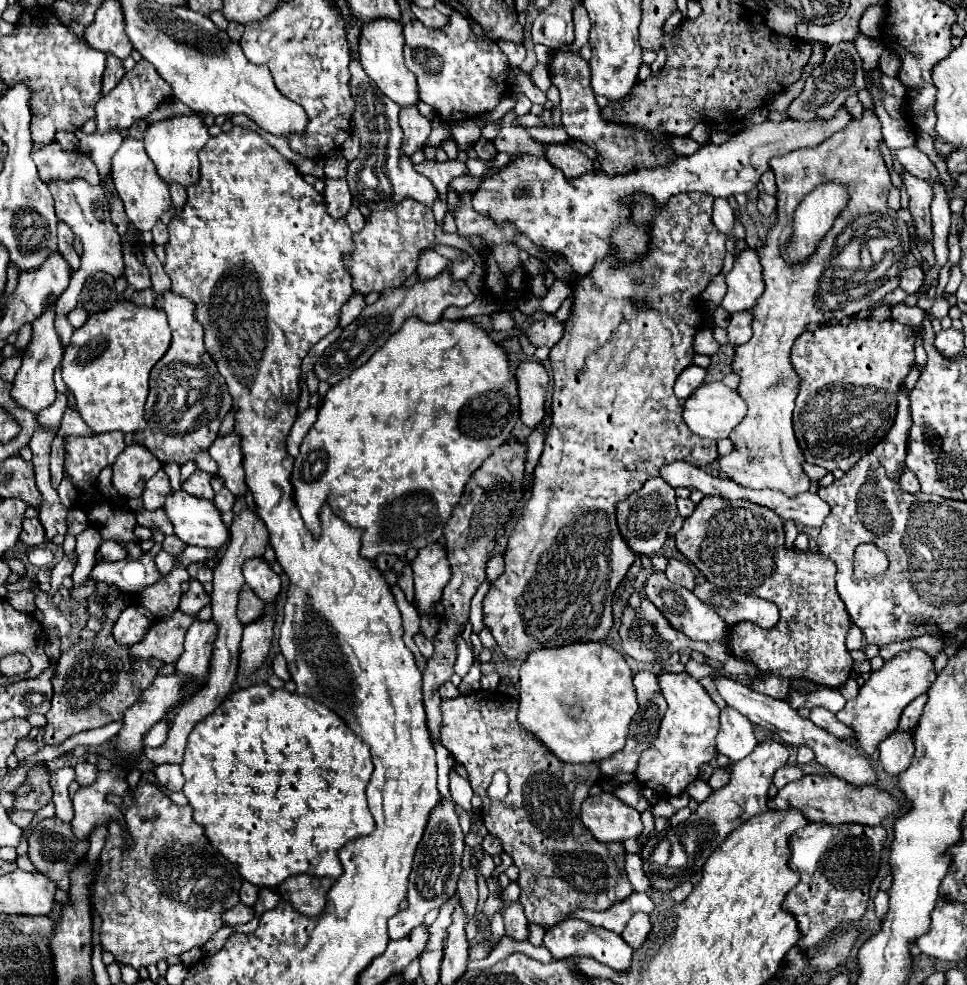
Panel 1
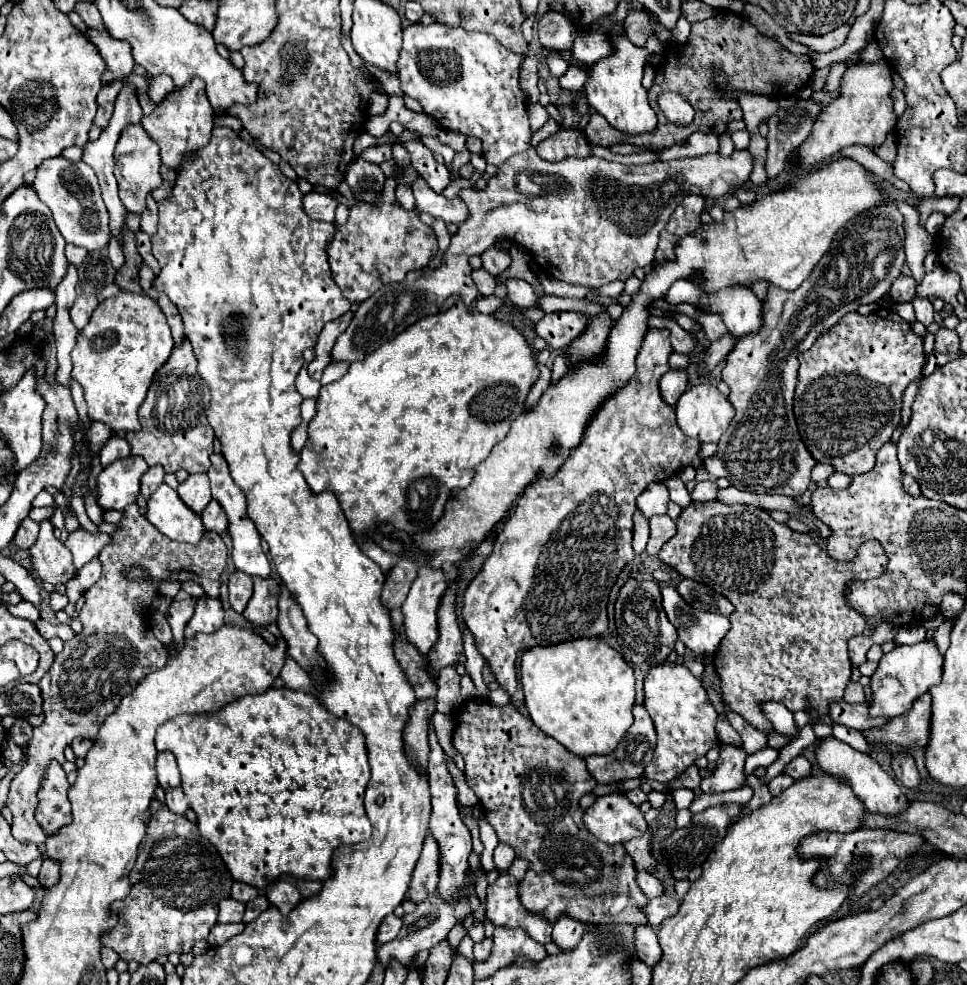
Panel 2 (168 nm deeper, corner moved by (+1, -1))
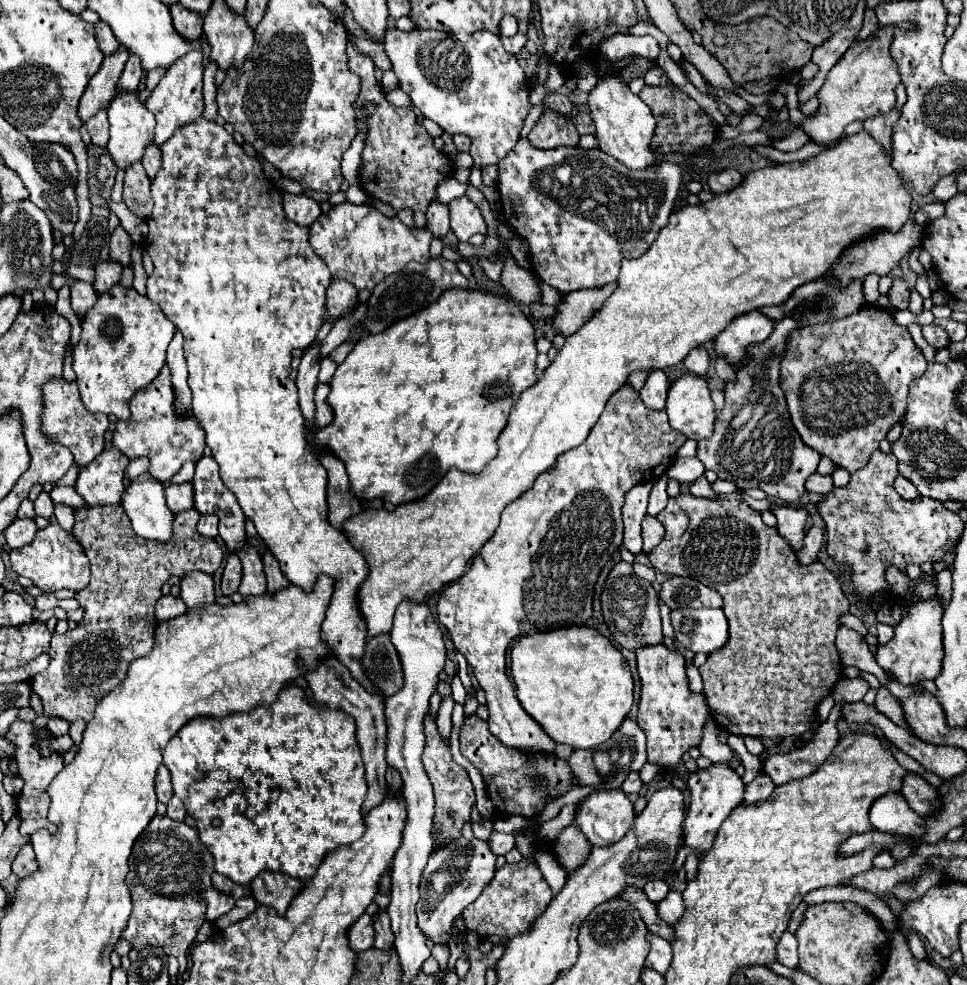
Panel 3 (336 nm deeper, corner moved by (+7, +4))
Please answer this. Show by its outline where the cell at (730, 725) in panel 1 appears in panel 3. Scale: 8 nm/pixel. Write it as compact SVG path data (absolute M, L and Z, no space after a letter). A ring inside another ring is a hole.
M715 762L709 768L689 774L687 788L691 792L691 808L683 822L683 842L699 850L701 854L705 854L711 848L721 822L731 814L735 806L743 802L745 784L743 784L743 778L727 762Z

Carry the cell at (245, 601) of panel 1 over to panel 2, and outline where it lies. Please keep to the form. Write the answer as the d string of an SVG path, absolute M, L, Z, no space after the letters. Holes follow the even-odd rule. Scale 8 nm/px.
M233 571L229 577L229 603L231 607L241 613L247 605L247 601L253 595L253 579L249 575L243 575L243 571Z

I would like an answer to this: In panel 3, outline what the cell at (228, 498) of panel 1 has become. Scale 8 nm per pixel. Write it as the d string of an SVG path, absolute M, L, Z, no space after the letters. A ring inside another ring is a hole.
M201 514L201 520L199 520L199 524L197 524L197 530L199 530L203 536L217 538L217 524L219 524L219 518L215 518L213 514Z

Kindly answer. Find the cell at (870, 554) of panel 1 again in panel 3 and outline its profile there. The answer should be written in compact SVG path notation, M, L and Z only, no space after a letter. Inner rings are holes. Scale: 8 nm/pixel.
M677 496L677 498L671 498L669 504L665 506L665 510L661 514L657 514L657 518L663 522L665 526L665 538L659 546L655 546L647 558L651 562L651 566L657 570L657 572L663 572L663 574L669 574L669 576L687 576L687 578L695 578L699 582L703 582L705 586L717 590L721 596L723 596L723 612L727 616L727 622L729 622L729 640L723 648L715 650L709 654L707 662L699 668L701 676L703 676L703 692L707 694L707 704L711 708L711 714L717 722L717 726L721 730L727 730L731 734L739 734L739 736L769 736L769 738L785 738L785 736L801 736L805 734L815 716L817 716L817 708L821 704L823 698L827 698L831 694L831 690L835 688L837 680L841 678L843 674L843 666L841 666L841 660L839 660L839 654L837 654L837 648L835 648L835 634L841 626L839 618L843 614L849 612L849 606L851 602L847 600L847 596L843 594L837 578L821 564L821 562L813 562L813 564L799 564L797 560L797 554L793 552L791 544L777 532L777 528L771 528L767 526L763 520L761 520L761 514L757 510L753 510L747 502L743 500L737 500L737 498L719 498L719 500L709 500L709 498L697 498L697 496Z

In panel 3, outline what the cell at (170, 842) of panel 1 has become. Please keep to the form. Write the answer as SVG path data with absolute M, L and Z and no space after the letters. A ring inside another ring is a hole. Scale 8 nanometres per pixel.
M155 814L149 826L135 840L133 854L129 856L125 882L131 890L133 912L121 938L135 950L143 950L147 946L187 950L205 922L207 902L201 898L201 892L211 888L213 874L213 856L201 842L197 828L191 828L185 822L175 822L169 816Z

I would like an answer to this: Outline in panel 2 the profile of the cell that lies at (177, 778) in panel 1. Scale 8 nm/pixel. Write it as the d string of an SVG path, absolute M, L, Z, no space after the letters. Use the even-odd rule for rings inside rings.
M177 787L177 789L169 789L169 791L165 793L165 799L167 799L167 807L171 809L171 813L185 815L185 811L189 809L187 799L185 799L185 793L183 793L181 787Z

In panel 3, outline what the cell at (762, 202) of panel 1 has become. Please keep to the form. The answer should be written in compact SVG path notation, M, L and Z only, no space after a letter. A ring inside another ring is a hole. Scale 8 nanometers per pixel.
M721 170L721 172L713 172L709 174L709 188L715 194L723 194L733 190L735 186L739 186L743 182L743 176L737 170Z

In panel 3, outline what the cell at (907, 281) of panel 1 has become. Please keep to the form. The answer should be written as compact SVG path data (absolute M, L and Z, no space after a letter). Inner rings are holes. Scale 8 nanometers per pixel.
M893 278L893 284L891 284L891 290L889 290L887 296L889 296L893 308L905 310L909 306L909 288L907 288L907 282L903 278Z

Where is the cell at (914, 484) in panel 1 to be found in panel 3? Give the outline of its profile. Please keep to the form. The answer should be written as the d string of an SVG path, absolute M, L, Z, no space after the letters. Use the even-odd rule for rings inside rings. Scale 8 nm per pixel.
M899 476L899 478L895 480L895 490L897 490L903 498L907 498L907 500L913 500L913 498L919 496L917 488L915 488L907 478L903 478L903 476Z

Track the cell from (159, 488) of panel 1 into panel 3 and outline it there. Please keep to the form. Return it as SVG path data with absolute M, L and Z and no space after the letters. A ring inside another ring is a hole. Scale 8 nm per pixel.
M135 458L135 460L129 462L129 466L125 470L125 476L127 476L127 480L133 482L147 470L149 470L149 458Z

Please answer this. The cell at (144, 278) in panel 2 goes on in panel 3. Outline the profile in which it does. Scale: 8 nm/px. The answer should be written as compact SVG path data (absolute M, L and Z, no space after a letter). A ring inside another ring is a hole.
M119 226L113 234L111 234L111 250L109 250L109 256L113 258L113 262L119 262L121 266L125 268L133 268L133 262L131 262L131 238L129 234Z

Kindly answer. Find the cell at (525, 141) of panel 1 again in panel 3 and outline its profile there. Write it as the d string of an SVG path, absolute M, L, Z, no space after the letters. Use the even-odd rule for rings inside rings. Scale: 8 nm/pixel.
M389 28L383 46L393 64L399 88L413 100L421 114L437 122L449 134L467 134L471 138L473 144L469 154L473 156L473 166L485 168L489 164L497 164L513 150L513 146L519 140L525 116L531 110L529 86L527 76L519 66L517 58L513 54L507 54L497 34L479 30L475 34L455 38L439 30L413 28L411 32L403 32L397 28Z

